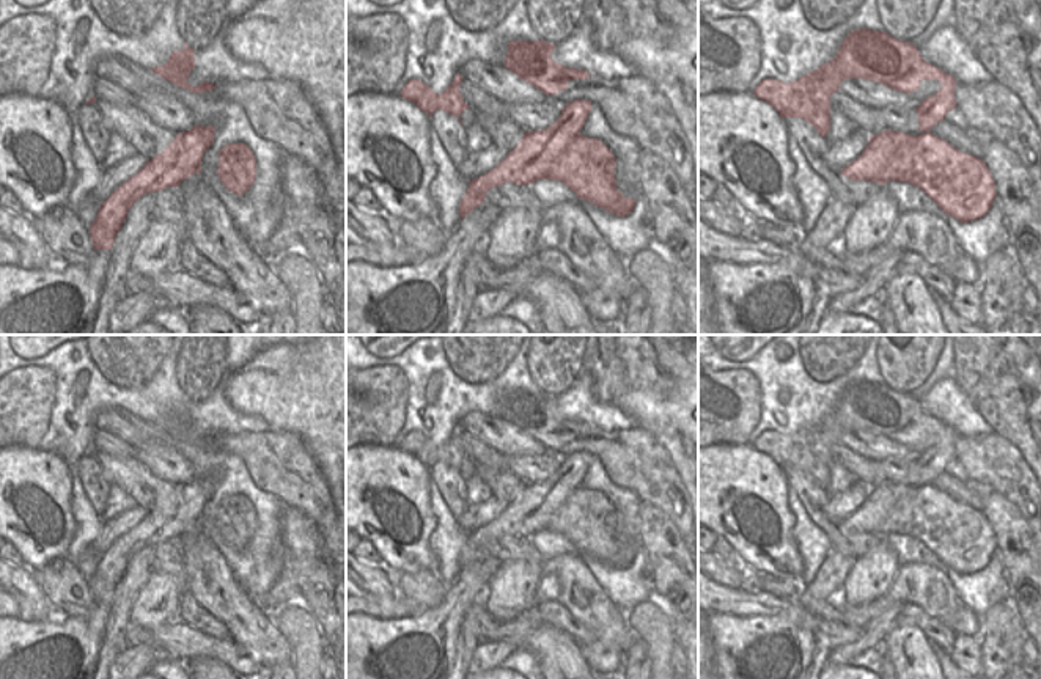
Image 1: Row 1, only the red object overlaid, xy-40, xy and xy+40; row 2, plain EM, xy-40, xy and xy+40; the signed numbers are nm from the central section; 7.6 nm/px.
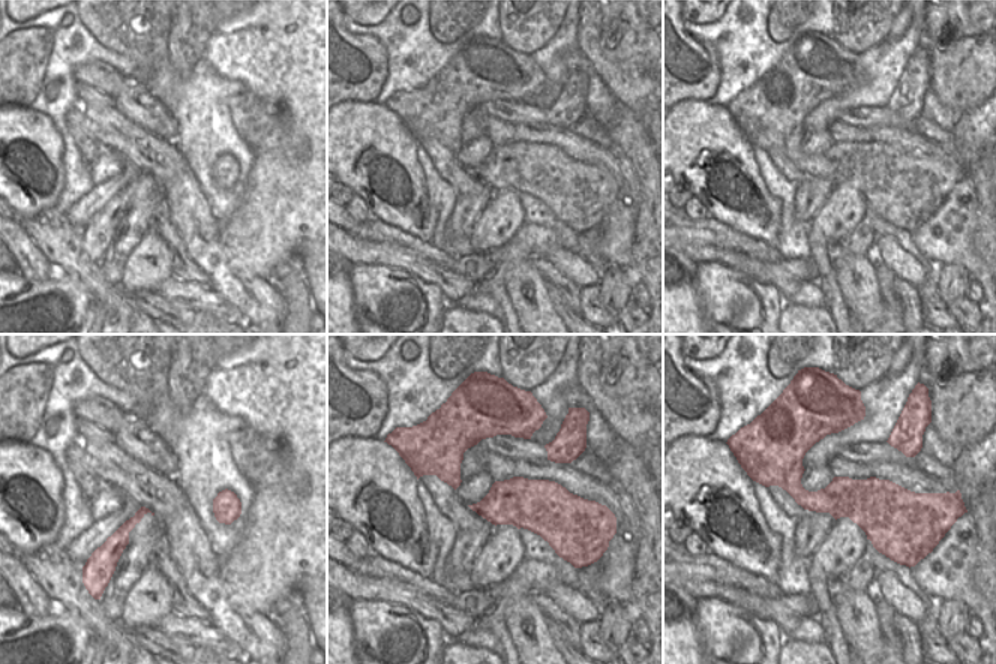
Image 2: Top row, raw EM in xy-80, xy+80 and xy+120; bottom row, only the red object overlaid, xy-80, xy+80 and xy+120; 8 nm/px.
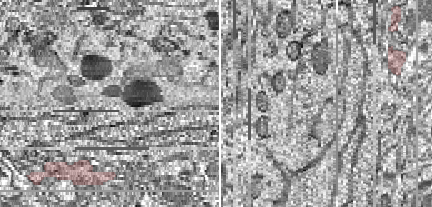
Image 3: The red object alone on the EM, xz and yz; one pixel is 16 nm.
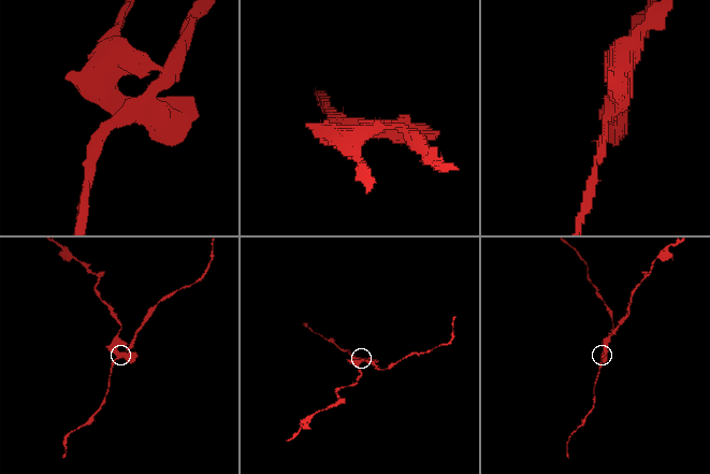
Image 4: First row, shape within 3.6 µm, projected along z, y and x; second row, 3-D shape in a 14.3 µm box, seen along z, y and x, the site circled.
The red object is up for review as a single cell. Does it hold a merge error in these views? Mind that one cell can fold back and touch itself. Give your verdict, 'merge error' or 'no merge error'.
merge error

